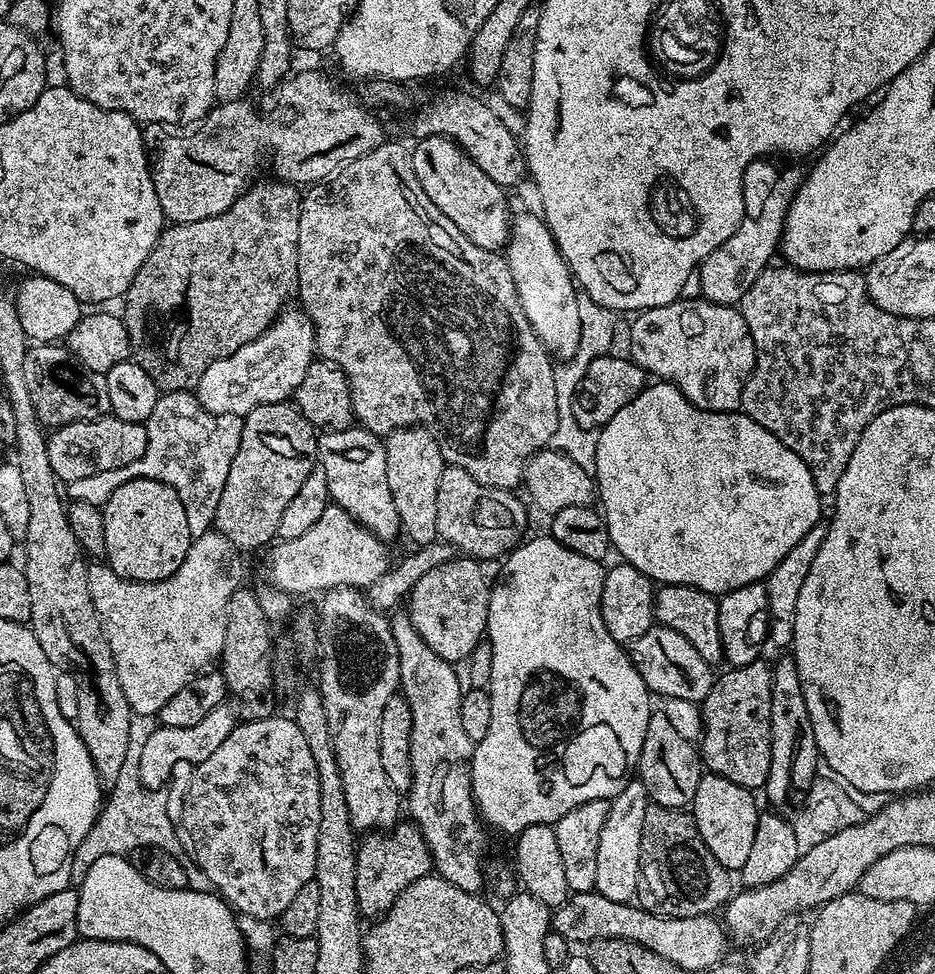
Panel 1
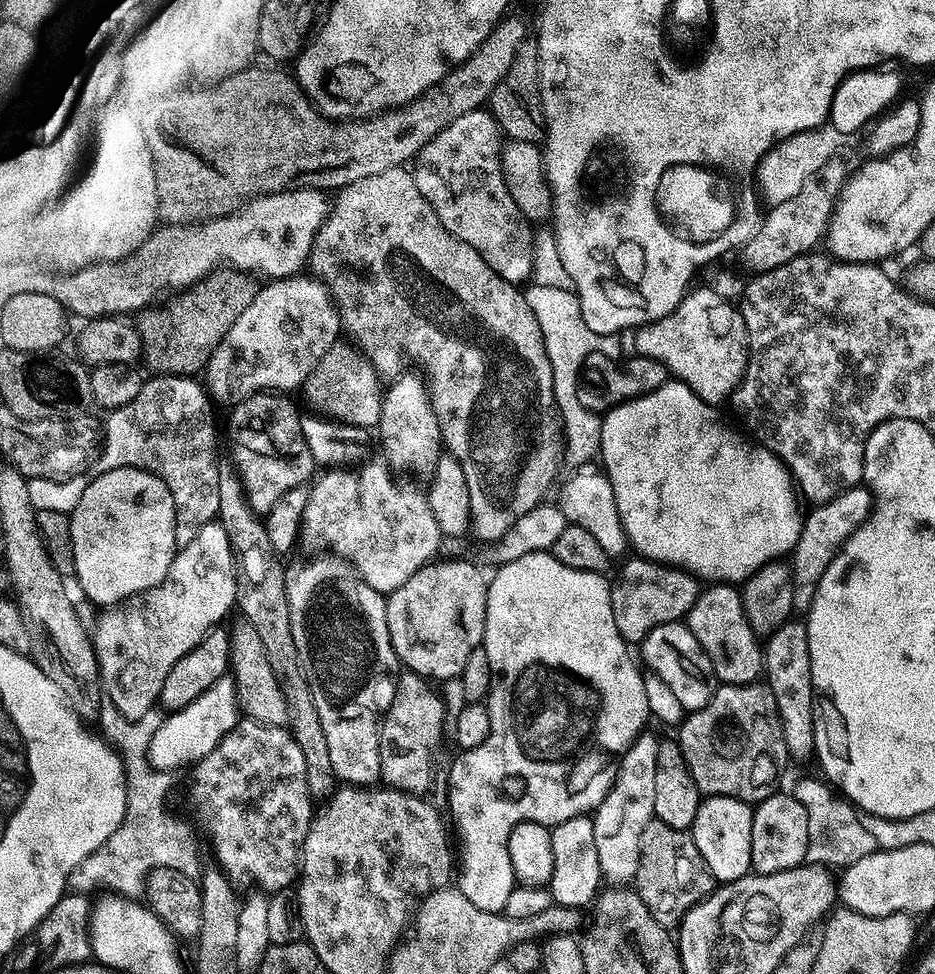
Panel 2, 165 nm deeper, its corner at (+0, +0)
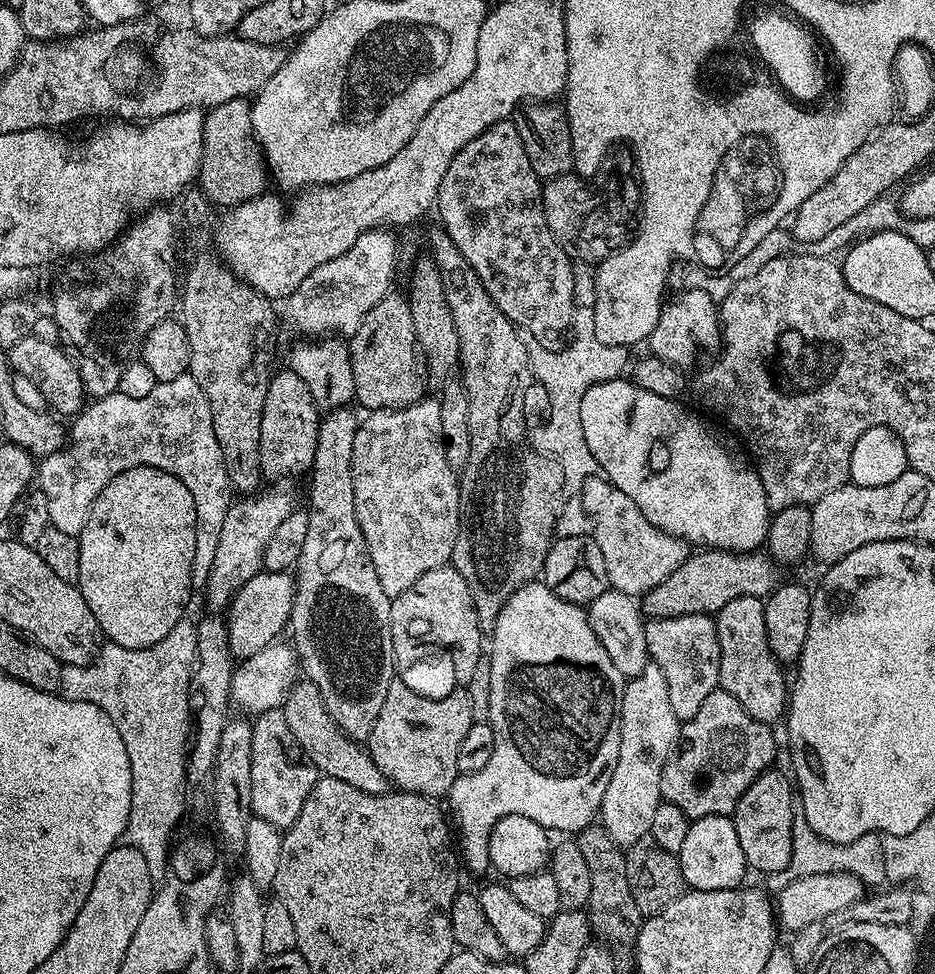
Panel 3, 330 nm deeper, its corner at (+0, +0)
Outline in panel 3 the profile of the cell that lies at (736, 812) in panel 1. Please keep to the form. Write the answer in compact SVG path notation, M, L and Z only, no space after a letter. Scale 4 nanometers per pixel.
M707 816L689 823L686 830L686 843L678 854L684 883L689 889L730 890L745 883L746 865L742 846L738 842L738 830L731 816Z

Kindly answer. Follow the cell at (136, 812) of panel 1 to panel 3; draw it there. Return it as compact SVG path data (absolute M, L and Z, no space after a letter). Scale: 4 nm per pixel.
M185 618L177 622L168 639L155 648L123 648L108 642L105 648L103 645L97 651L91 664L66 664L60 669L59 695L69 700L90 702L101 708L112 719L114 726L118 726L122 742L126 742L132 775L132 797L122 840L141 852L156 878L165 875L170 849L177 835L176 827L184 816L184 784L188 780L190 725L193 723L192 710L188 707L188 690L194 667L196 639L196 629L190 620Z

